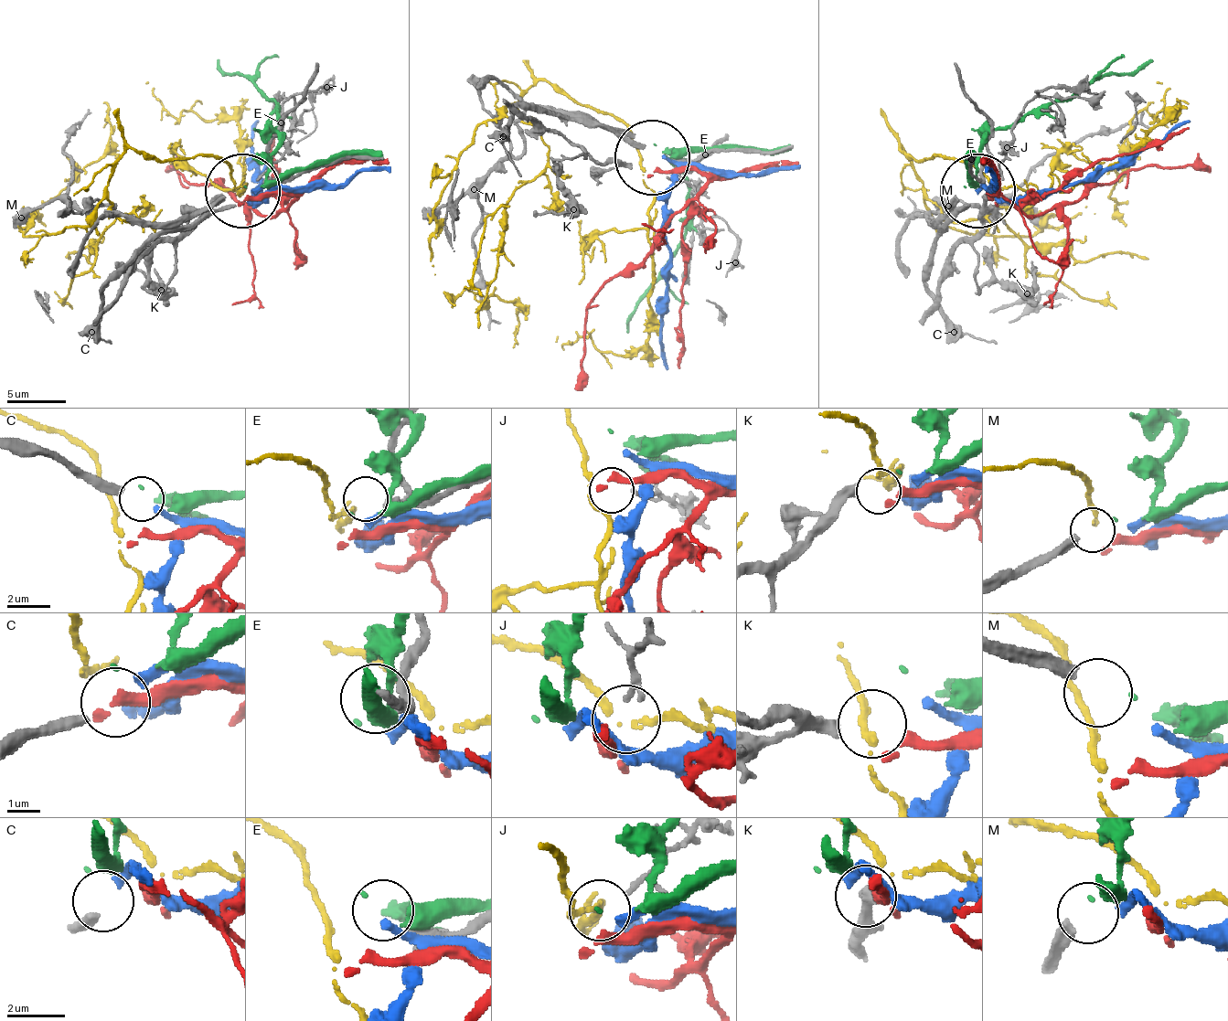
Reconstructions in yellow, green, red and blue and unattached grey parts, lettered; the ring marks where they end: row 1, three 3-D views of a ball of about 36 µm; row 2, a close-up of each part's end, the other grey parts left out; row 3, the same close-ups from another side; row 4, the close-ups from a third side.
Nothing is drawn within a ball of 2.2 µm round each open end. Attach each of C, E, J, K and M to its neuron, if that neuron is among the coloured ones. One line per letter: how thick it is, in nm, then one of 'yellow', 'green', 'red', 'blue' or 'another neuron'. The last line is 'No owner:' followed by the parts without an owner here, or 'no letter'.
C: 360 nm thick; blue
E: 360 nm thick; another neuron
J: 170 nm thick; yellow
K: 440 nm thick; red
M: 360 nm thick; green
No owner: E

